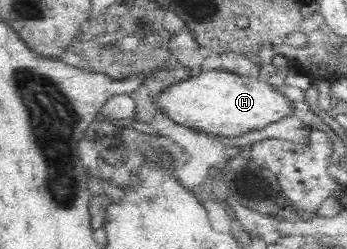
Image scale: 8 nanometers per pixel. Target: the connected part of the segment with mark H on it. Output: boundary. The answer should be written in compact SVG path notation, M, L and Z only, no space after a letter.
M200 69L192 75L187 74L185 82L174 83L169 86L169 90L165 90L165 94L161 94L161 98L157 98L156 109L161 109L170 120L183 127L193 129L201 129L201 131L209 132L215 136L235 137L247 134L254 130L261 130L275 122L280 122L287 116L293 116L295 106L293 101L289 100L281 90L273 88L268 82L268 78L253 79L247 75L240 75L233 71L221 69Z

